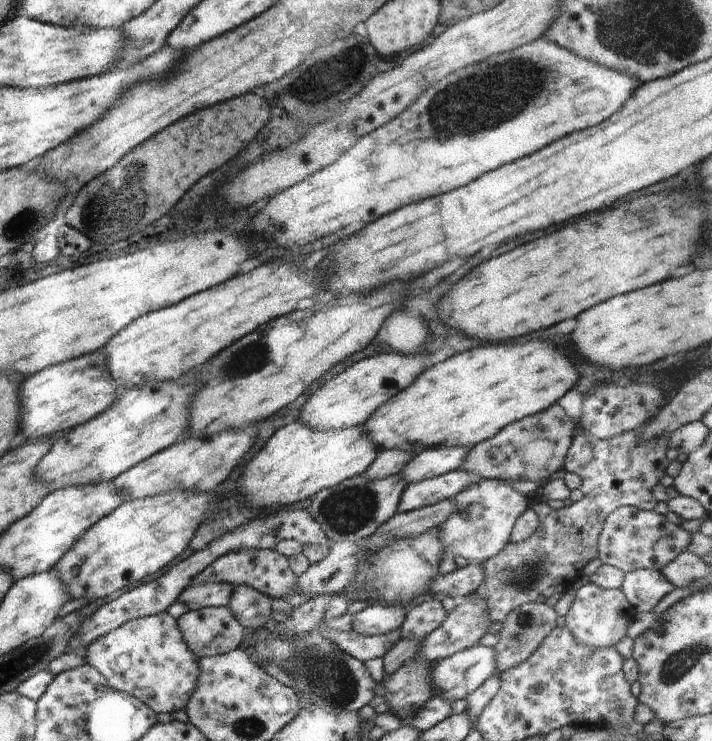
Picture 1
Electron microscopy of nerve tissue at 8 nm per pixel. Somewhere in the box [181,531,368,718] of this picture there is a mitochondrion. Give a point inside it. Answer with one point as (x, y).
(325, 671)

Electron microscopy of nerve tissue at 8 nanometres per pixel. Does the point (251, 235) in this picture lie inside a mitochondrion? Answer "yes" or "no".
no

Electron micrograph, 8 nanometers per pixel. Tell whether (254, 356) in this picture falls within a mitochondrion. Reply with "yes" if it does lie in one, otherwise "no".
yes

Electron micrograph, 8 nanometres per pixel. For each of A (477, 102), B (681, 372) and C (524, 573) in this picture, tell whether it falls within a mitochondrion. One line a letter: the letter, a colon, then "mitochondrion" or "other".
A: mitochondrion
B: other
C: mitochondrion

